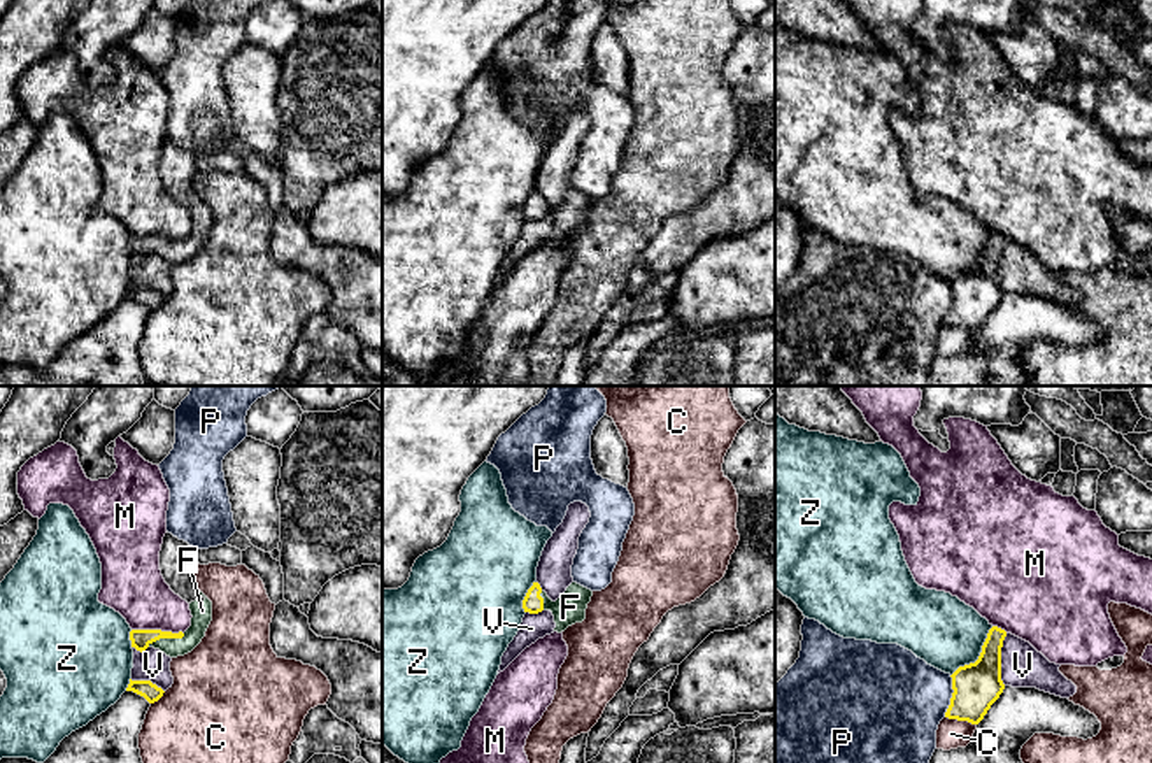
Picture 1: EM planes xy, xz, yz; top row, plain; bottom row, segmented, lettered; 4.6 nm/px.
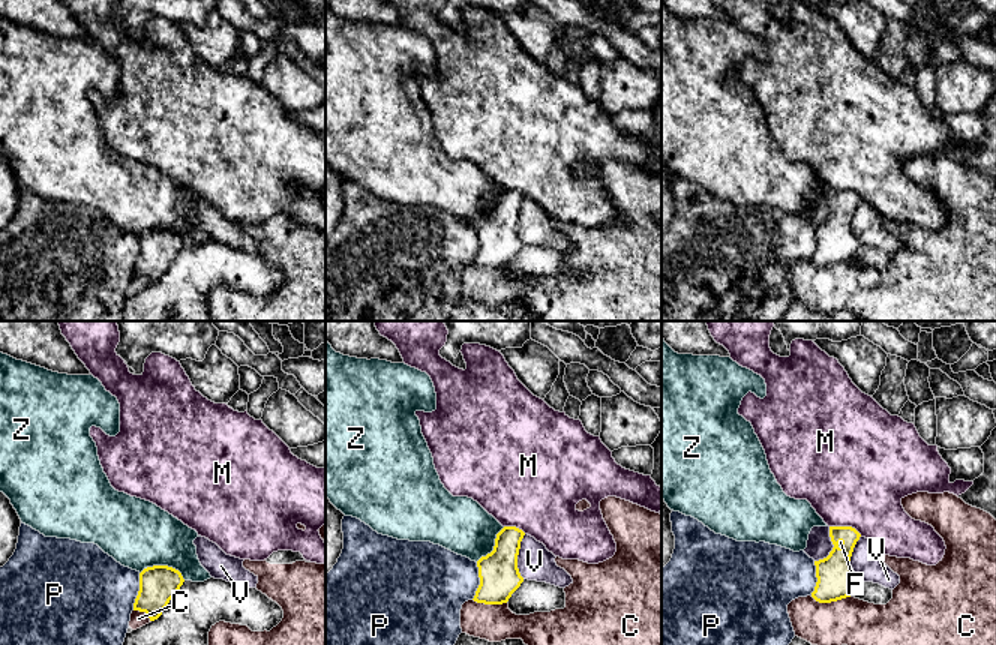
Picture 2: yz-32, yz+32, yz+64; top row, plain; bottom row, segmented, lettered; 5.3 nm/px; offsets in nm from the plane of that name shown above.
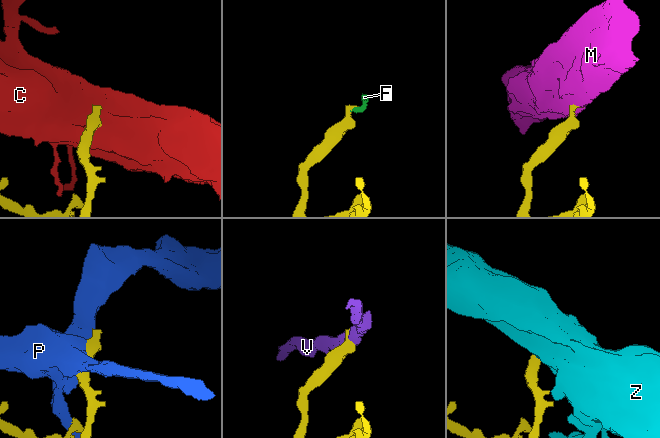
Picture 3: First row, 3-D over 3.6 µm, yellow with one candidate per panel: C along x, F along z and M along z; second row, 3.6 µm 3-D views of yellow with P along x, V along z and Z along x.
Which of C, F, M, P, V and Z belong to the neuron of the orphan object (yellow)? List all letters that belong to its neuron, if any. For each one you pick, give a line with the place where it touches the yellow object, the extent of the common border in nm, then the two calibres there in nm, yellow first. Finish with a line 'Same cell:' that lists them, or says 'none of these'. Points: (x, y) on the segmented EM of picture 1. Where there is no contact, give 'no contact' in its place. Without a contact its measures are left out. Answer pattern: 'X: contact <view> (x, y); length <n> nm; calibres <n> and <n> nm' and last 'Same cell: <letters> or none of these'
F: contact xy (165, 637); length 190 nm; calibres 90 and 100 nm
Same cell: F

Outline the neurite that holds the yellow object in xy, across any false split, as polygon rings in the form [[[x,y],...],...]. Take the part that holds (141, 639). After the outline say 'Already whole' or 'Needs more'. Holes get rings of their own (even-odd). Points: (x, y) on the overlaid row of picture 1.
[[[167,531],[160,551],[160,570],[170,589],[189,603],[191,626],[184,633],[132,630],[132,647],[140,652],[154,647],[177,658],[191,652],[202,642],[212,621],[212,602],[193,582],[196,565],[196,549]]]. Needs more

